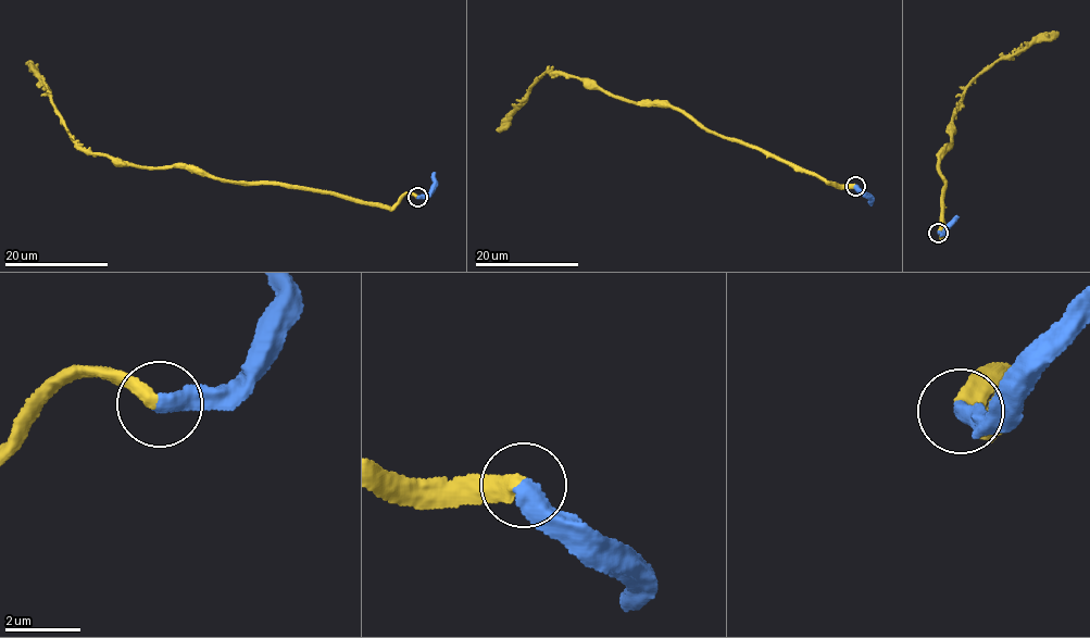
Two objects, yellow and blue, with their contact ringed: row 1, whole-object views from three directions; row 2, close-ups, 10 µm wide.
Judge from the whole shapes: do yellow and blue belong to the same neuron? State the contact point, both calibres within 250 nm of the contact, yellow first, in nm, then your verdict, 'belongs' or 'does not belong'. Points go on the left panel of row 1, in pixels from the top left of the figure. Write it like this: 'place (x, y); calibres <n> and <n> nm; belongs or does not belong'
place (417, 197); calibres 440 and 480 nm; belongs

